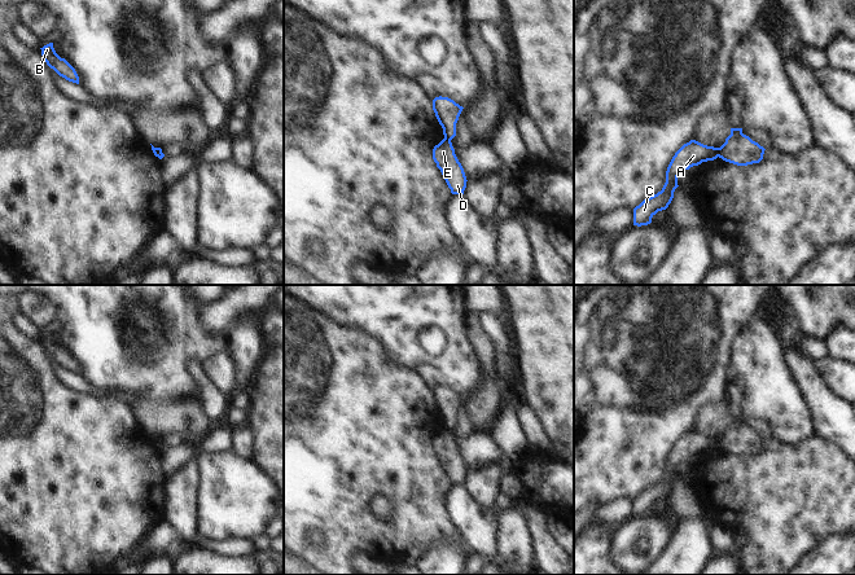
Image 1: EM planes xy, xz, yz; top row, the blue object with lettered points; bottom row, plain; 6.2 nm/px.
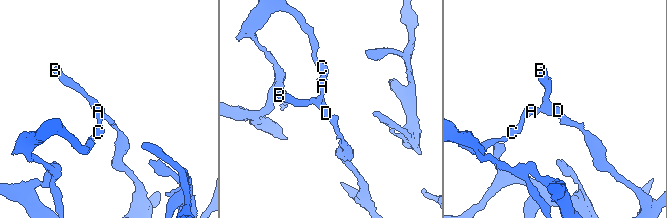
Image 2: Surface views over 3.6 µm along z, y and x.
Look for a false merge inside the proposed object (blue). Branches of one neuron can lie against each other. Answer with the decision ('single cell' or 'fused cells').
fused cells

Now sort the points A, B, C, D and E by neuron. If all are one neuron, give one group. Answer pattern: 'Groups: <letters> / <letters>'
Groups: A C / B D E

